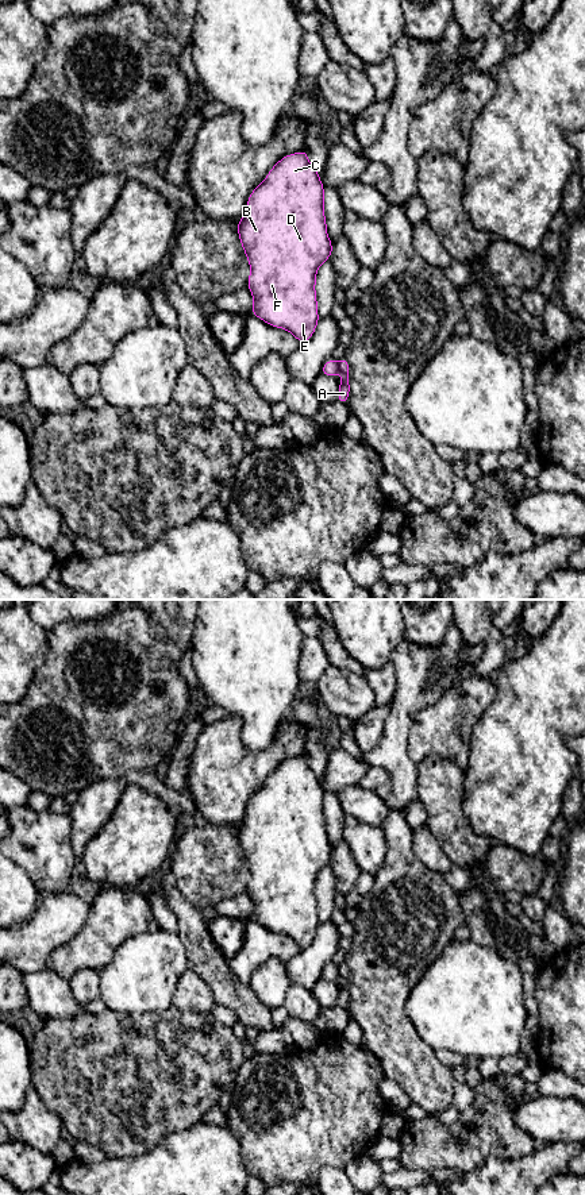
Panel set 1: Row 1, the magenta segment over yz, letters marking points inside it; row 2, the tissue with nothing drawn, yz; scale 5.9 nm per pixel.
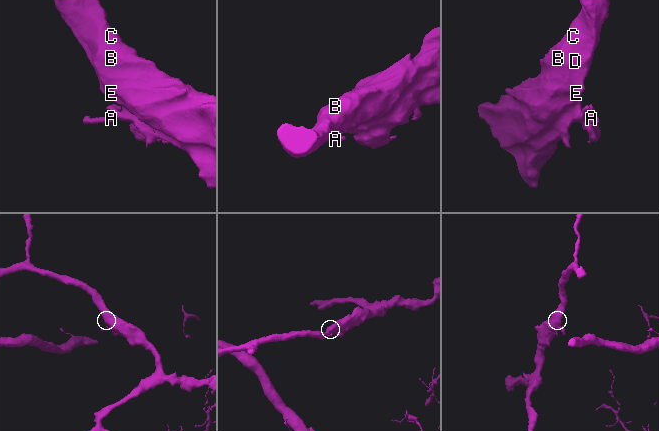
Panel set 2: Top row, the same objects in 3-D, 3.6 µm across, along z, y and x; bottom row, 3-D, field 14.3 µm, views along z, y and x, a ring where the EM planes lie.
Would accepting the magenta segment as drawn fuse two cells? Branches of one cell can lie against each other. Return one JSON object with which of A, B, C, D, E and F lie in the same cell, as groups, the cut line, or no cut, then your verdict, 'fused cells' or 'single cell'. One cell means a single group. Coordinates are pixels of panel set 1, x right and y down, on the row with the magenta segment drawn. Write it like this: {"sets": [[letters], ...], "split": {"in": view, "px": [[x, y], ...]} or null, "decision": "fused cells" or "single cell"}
{"sets": [["A"], ["B", "C", "D", "E", "F"]], "split": {"in": "yz", "px": [[337, 361], [339, 370]]}, "decision": "fused cells"}

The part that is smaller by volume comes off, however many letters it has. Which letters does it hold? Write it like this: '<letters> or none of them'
A

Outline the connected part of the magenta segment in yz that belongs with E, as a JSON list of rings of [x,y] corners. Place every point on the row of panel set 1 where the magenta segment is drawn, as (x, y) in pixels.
[[[307,150],[285,155],[269,170],[262,184],[249,194],[247,209],[236,225],[240,244],[250,265],[246,286],[254,298],[250,315],[272,327],[289,331],[300,344],[307,343],[313,336],[320,320],[315,290],[316,274],[320,265],[331,259],[334,248],[327,234],[324,188],[319,171],[308,159]]]

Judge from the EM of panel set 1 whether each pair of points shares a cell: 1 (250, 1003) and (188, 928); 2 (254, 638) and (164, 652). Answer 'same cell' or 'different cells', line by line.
1: same cell
2: different cells

